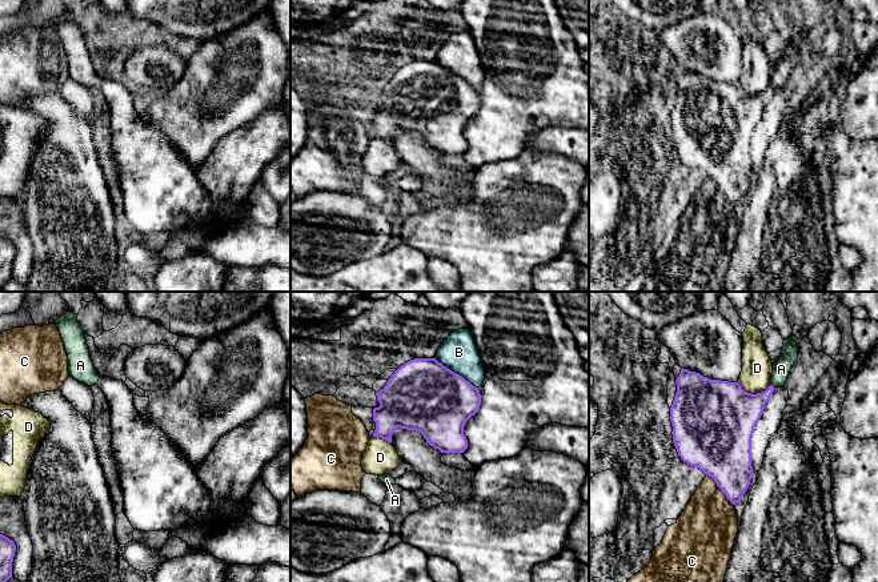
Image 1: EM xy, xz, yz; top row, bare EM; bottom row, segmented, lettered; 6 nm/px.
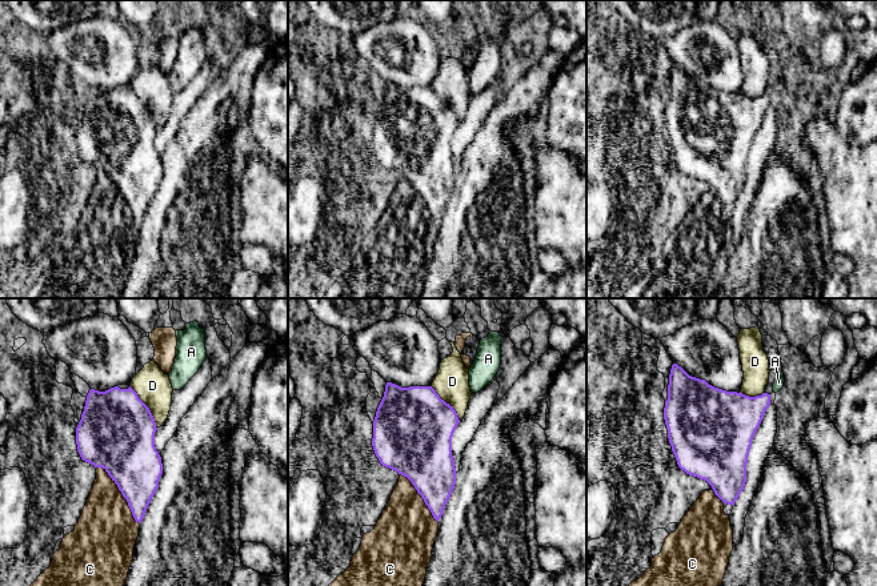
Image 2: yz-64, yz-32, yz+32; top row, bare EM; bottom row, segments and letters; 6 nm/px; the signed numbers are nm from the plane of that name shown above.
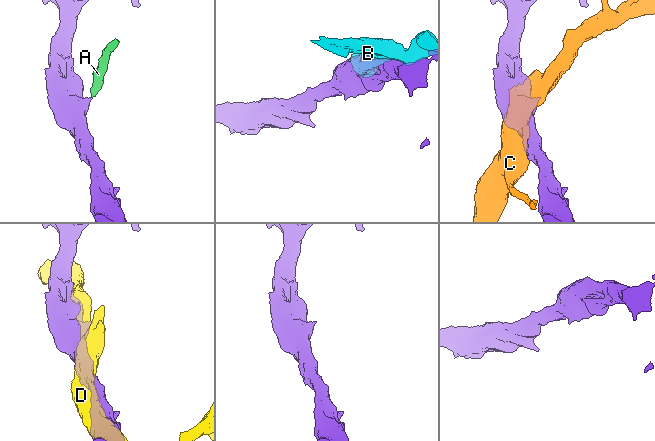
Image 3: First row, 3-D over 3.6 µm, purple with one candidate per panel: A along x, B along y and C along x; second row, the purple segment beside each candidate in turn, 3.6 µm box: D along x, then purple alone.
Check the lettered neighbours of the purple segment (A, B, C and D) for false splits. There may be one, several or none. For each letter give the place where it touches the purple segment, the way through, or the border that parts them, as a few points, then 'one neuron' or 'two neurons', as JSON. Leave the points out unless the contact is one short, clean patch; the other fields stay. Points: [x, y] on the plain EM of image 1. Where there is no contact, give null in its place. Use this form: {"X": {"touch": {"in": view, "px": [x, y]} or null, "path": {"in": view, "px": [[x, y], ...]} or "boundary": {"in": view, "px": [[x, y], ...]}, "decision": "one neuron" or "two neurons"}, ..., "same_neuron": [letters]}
{"A": {"touch": {"in": "yz", "px": [773, 88]}, "boundary": {"in": "yz", "px": [[772, 85], [774, 89]]}, "decision": "two neurons"}, "B": {"touch": {"in": "xz", "px": [456, 75]}, "decision": "two neurons"}, "C": {"touch": {"in": "yz", "px": [717, 187]}, "decision": "two neurons"}, "D": {"touch": {"in": "yz", "px": [754, 96]}, "decision": "two neurons"}, "same_neuron": []}

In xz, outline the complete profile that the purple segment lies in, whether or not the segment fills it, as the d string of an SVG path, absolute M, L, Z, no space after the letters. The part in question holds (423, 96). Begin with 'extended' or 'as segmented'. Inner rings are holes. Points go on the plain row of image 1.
as segmented; M414 60L405 64L376 97L380 108L373 111L373 139L392 145L392 136L400 129L421 135L426 144L441 154L464 154L468 150L464 128L480 111L480 92L436 60Z

